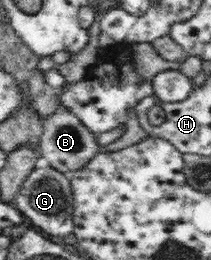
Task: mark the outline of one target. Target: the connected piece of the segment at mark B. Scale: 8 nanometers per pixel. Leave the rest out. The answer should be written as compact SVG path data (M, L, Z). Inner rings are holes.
M58 104L57 110L43 120L43 131L39 139L38 149L46 157L52 168L62 172L73 172L84 167L96 154L105 151L98 143L98 136L90 132L64 104Z

